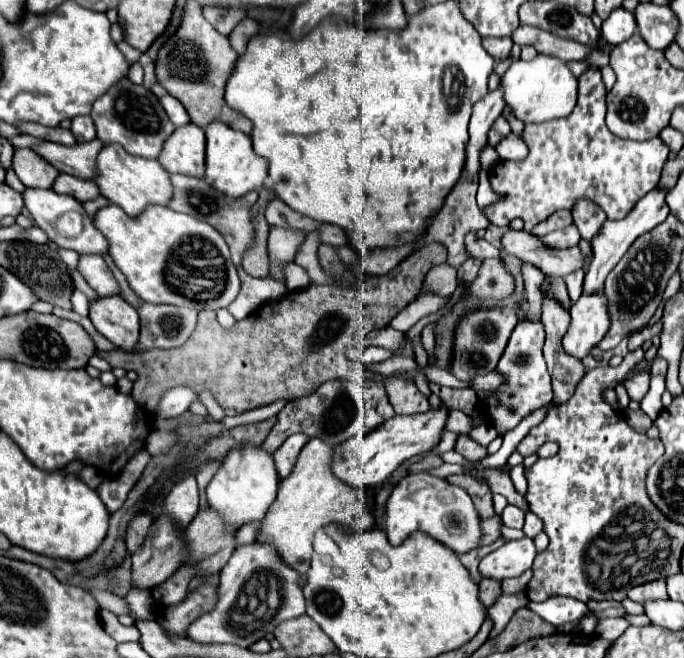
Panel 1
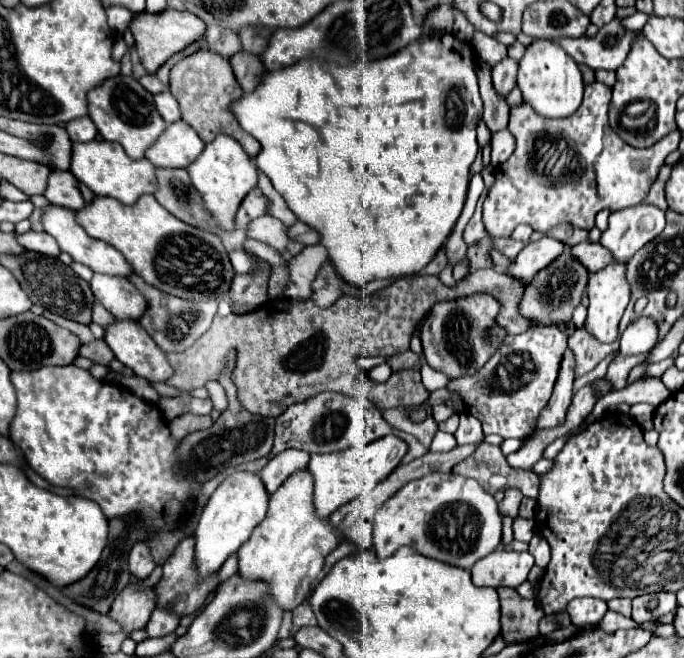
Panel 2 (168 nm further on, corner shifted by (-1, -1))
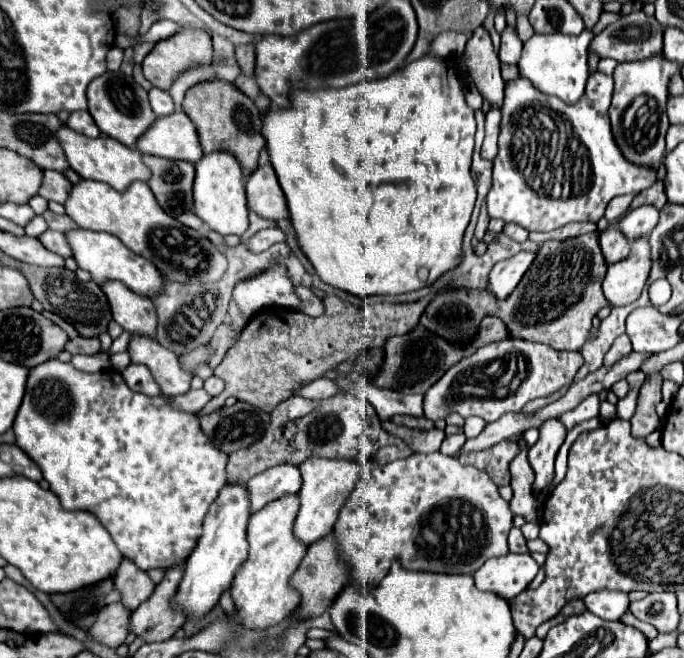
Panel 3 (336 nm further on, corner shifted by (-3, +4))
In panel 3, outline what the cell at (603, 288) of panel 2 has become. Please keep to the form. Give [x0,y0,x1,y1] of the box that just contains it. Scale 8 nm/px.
[603,236,651,306]

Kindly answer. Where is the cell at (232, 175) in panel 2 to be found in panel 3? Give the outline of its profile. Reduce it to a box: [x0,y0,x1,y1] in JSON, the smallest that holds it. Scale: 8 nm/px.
[193,152,249,236]

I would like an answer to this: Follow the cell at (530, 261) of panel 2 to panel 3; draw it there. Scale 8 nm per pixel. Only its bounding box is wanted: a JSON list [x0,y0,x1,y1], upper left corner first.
[487,252,535,300]

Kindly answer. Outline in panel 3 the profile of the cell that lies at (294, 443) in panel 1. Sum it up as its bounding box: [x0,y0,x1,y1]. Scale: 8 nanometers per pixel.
[245,466,301,512]

